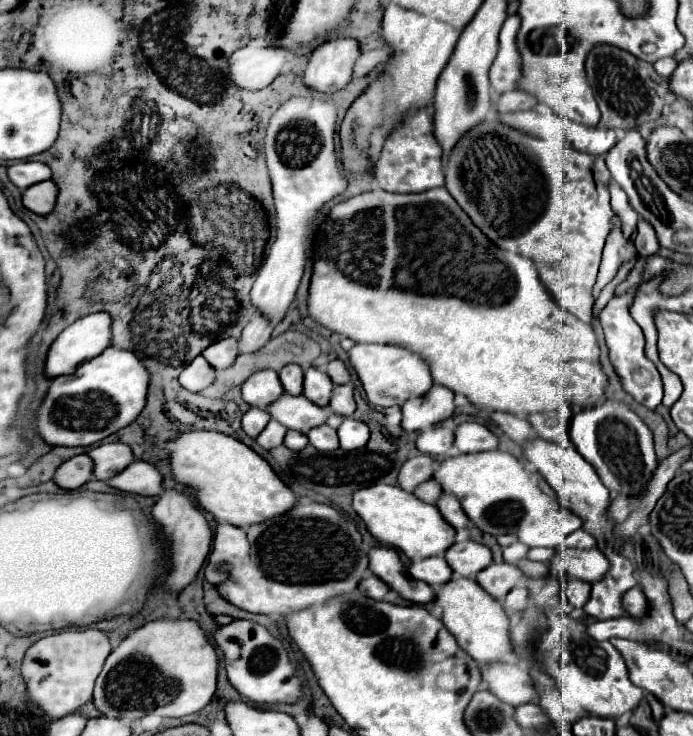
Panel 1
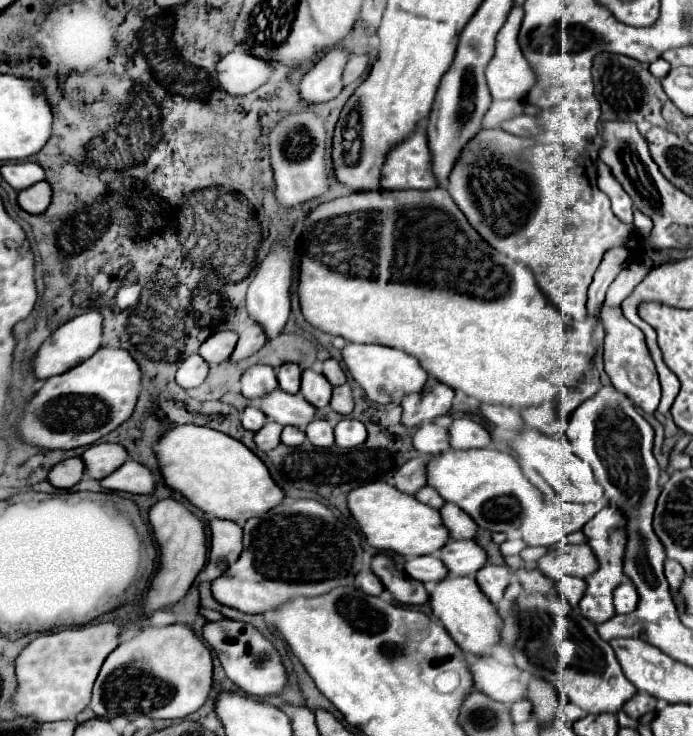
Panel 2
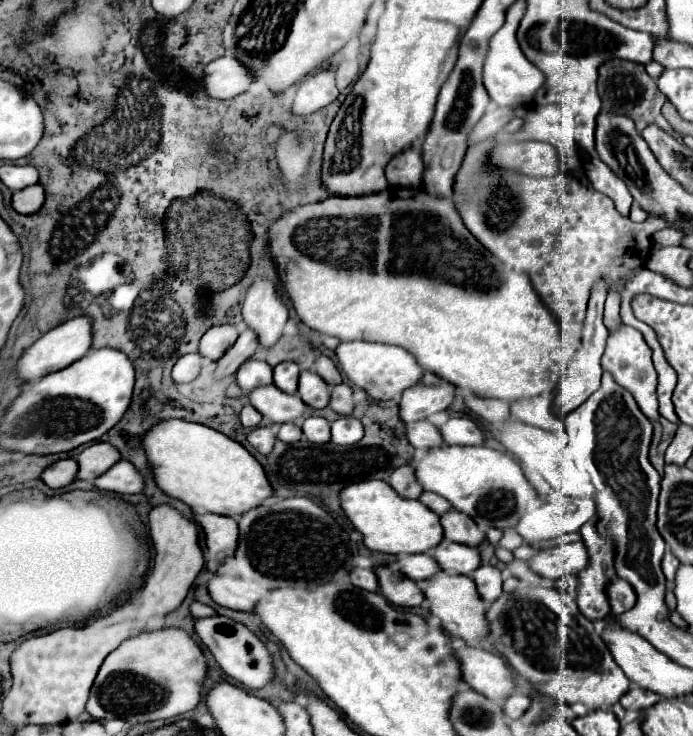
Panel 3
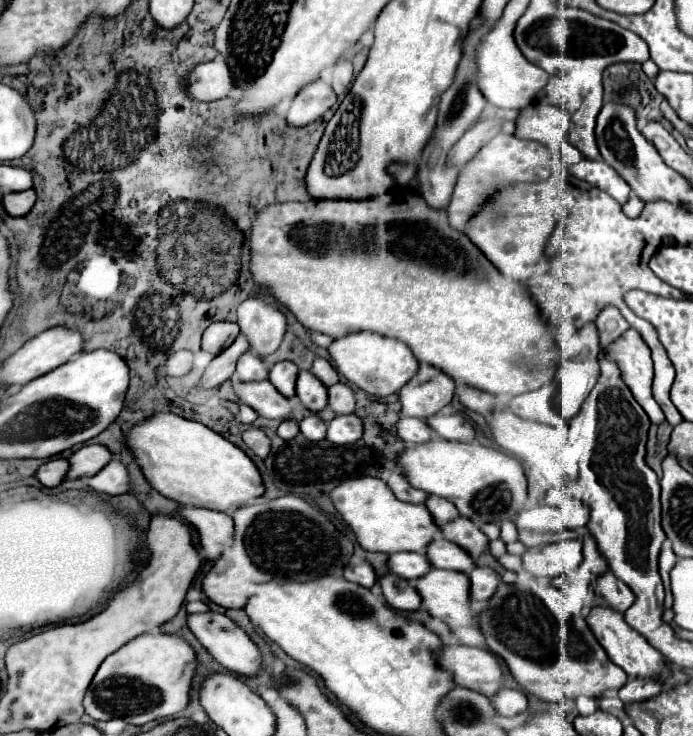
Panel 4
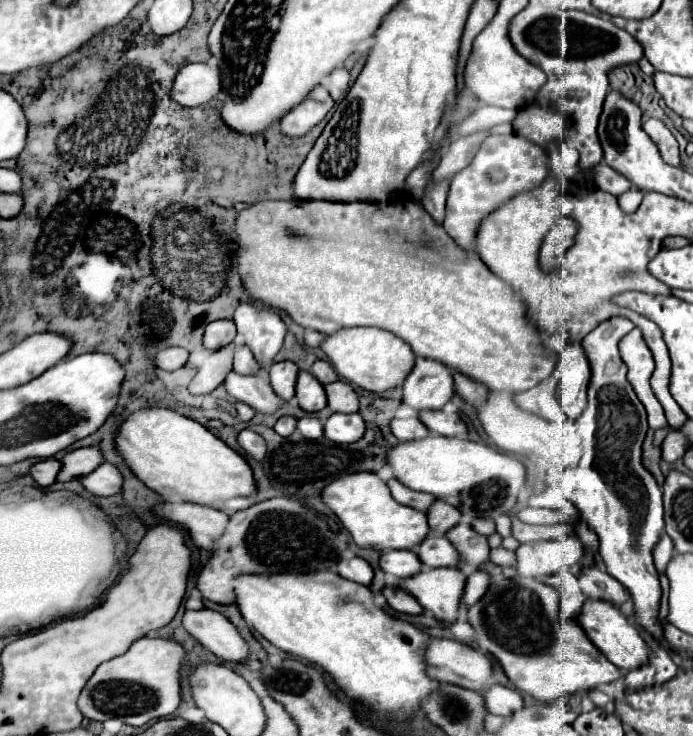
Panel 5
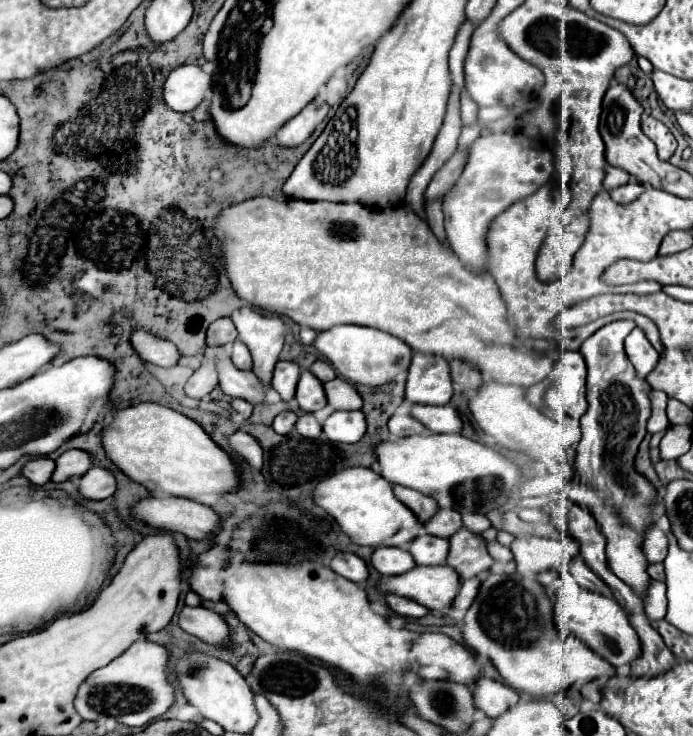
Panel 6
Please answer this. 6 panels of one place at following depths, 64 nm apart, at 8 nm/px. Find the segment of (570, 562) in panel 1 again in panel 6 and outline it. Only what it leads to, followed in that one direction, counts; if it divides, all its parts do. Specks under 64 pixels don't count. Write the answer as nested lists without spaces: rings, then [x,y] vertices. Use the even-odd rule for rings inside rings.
[[[514,536],[510,544],[518,572],[522,576],[534,576],[542,570],[562,568],[578,556],[578,544],[572,538],[540,538],[540,536]]]

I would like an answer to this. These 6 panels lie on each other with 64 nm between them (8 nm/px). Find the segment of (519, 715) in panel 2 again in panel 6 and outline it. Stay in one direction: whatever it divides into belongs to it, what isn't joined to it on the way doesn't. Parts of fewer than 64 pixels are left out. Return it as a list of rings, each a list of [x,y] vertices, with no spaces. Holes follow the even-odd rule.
[[[480,676],[480,680],[476,680],[476,684],[472,686],[472,696],[474,706],[482,710],[488,718],[500,716],[504,710],[518,702],[518,692],[514,688],[484,676]]]

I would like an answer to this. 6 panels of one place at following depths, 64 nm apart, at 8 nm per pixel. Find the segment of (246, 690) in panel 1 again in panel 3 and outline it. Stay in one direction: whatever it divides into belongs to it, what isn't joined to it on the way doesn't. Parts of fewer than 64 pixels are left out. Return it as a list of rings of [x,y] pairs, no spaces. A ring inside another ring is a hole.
[[[210,616],[210,618],[196,618],[194,620],[194,630],[200,636],[202,644],[212,652],[212,656],[216,658],[218,666],[236,682],[240,682],[246,688],[262,688],[266,686],[272,676],[274,676],[274,668],[272,668],[272,658],[266,650],[266,646],[256,638],[256,634],[246,628],[244,624],[238,624],[226,616]]]

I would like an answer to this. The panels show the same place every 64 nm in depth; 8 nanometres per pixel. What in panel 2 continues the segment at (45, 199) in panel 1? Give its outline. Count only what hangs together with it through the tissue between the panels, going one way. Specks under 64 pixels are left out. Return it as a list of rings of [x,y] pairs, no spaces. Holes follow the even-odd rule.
[[[42,180],[42,182],[26,188],[26,190],[20,190],[16,200],[18,200],[18,206],[24,212],[28,212],[28,214],[40,214],[40,212],[44,212],[50,206],[50,200],[52,200],[50,184]]]

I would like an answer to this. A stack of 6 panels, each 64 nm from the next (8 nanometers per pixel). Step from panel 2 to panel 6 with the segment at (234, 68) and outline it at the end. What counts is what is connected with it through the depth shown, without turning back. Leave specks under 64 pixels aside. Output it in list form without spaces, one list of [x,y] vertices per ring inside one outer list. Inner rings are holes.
[[[178,66],[168,74],[162,86],[162,100],[174,112],[190,112],[208,96],[208,92],[208,72],[200,66]]]

